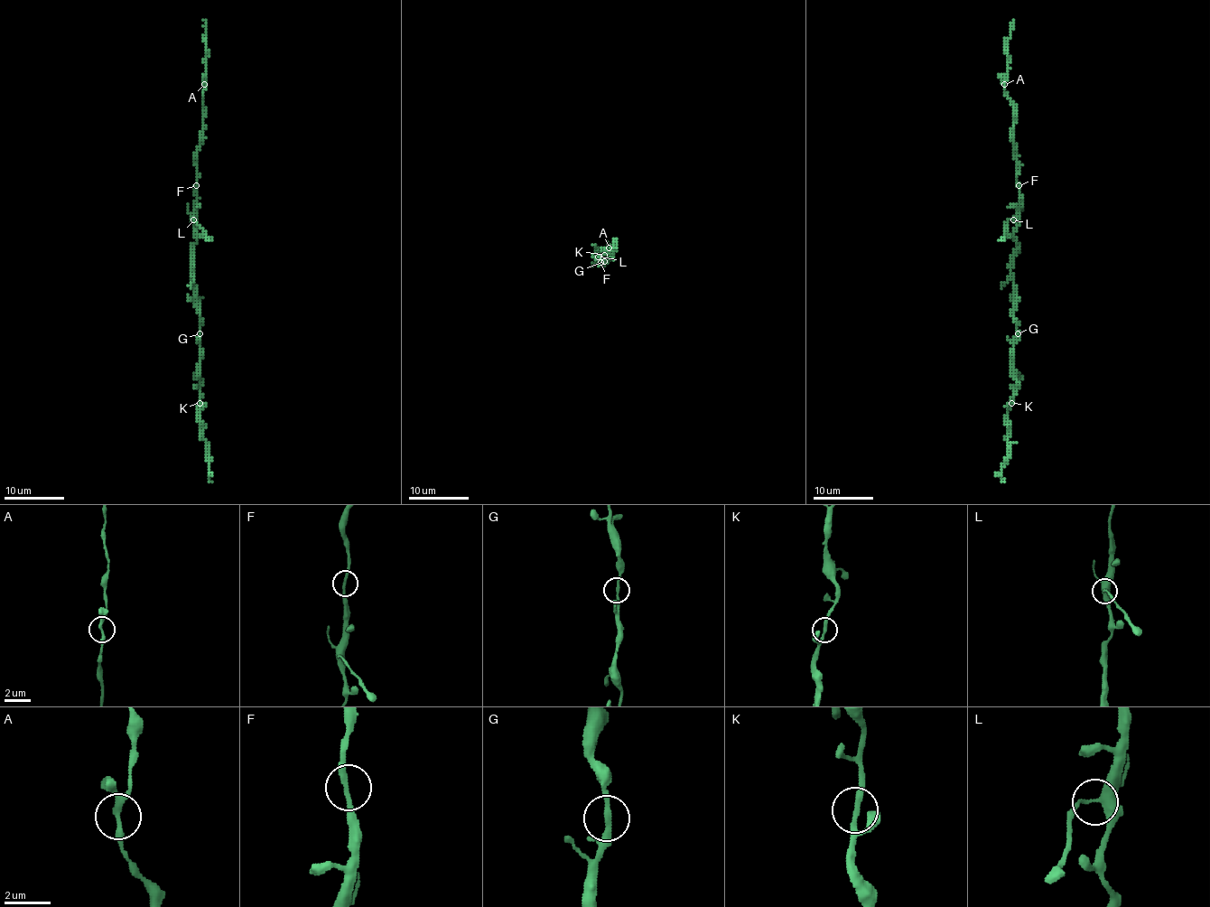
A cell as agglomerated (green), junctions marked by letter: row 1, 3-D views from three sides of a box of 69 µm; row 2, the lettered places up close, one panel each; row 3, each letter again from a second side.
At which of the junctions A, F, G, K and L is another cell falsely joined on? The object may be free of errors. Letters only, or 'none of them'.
none of them

